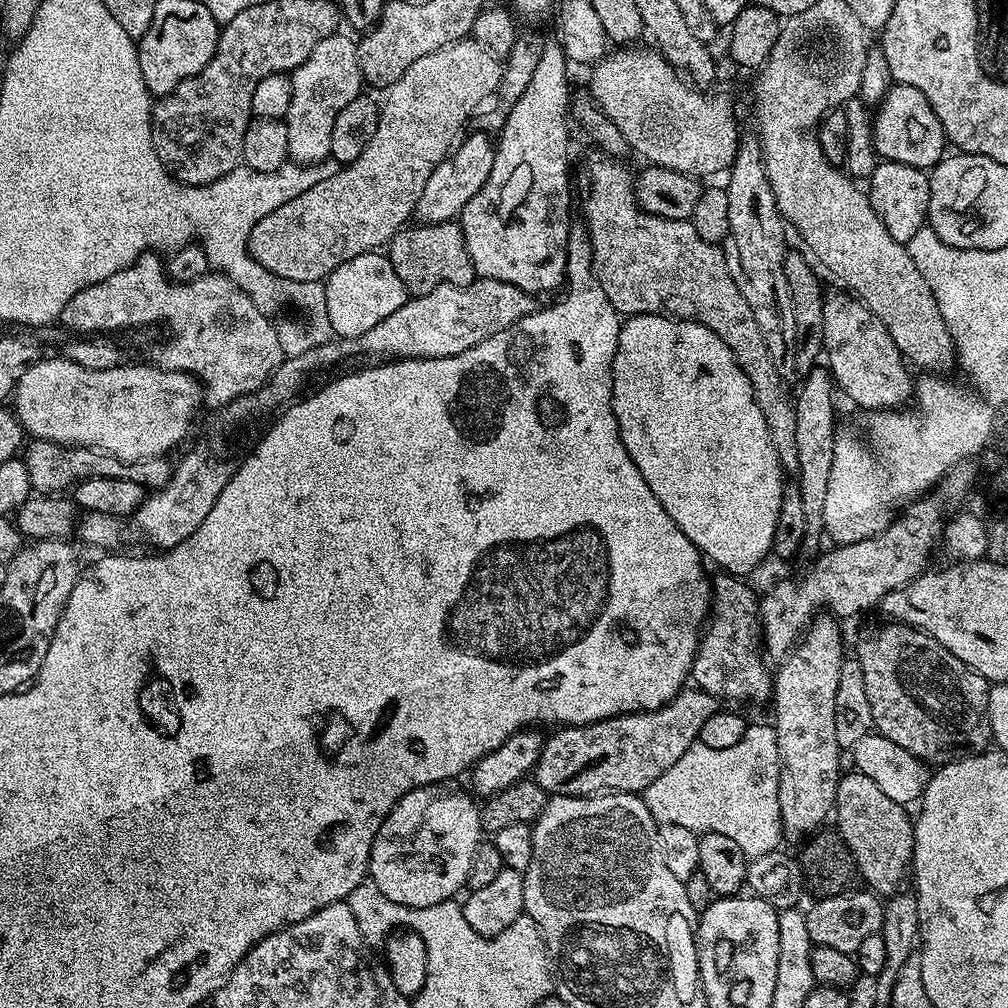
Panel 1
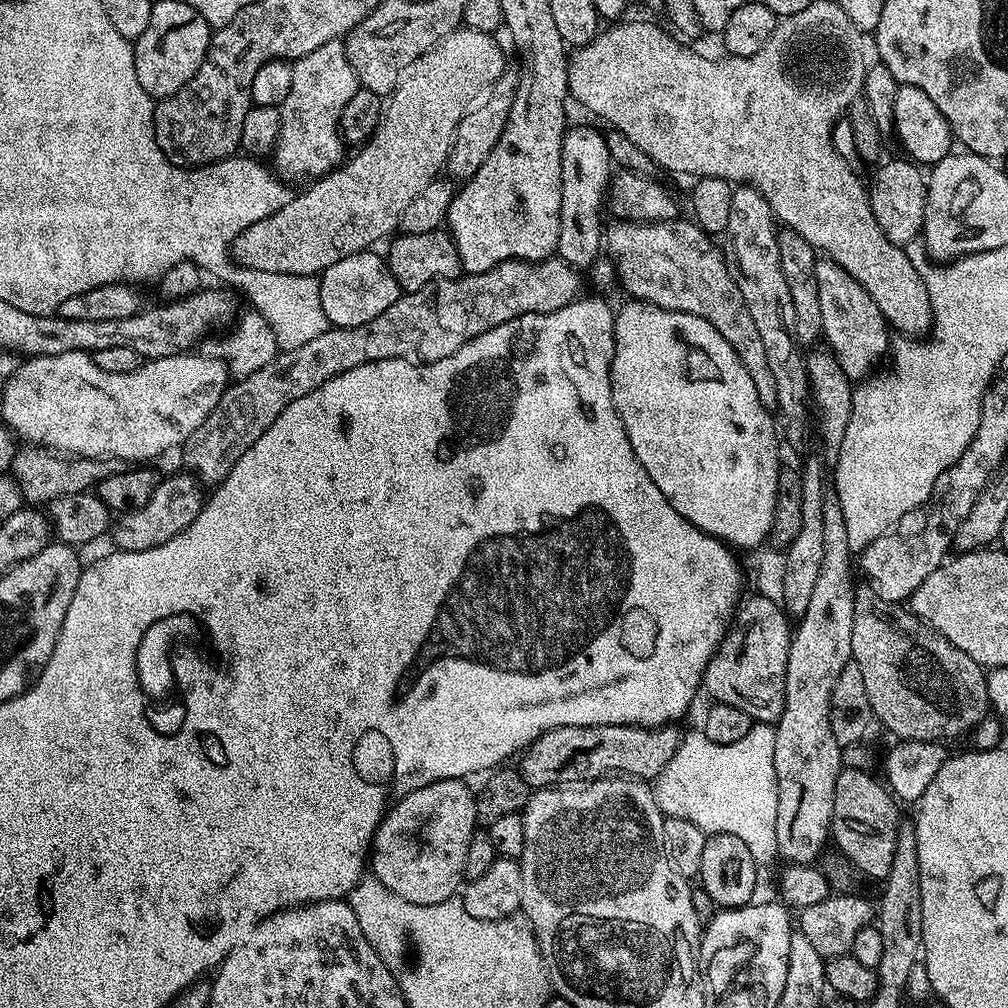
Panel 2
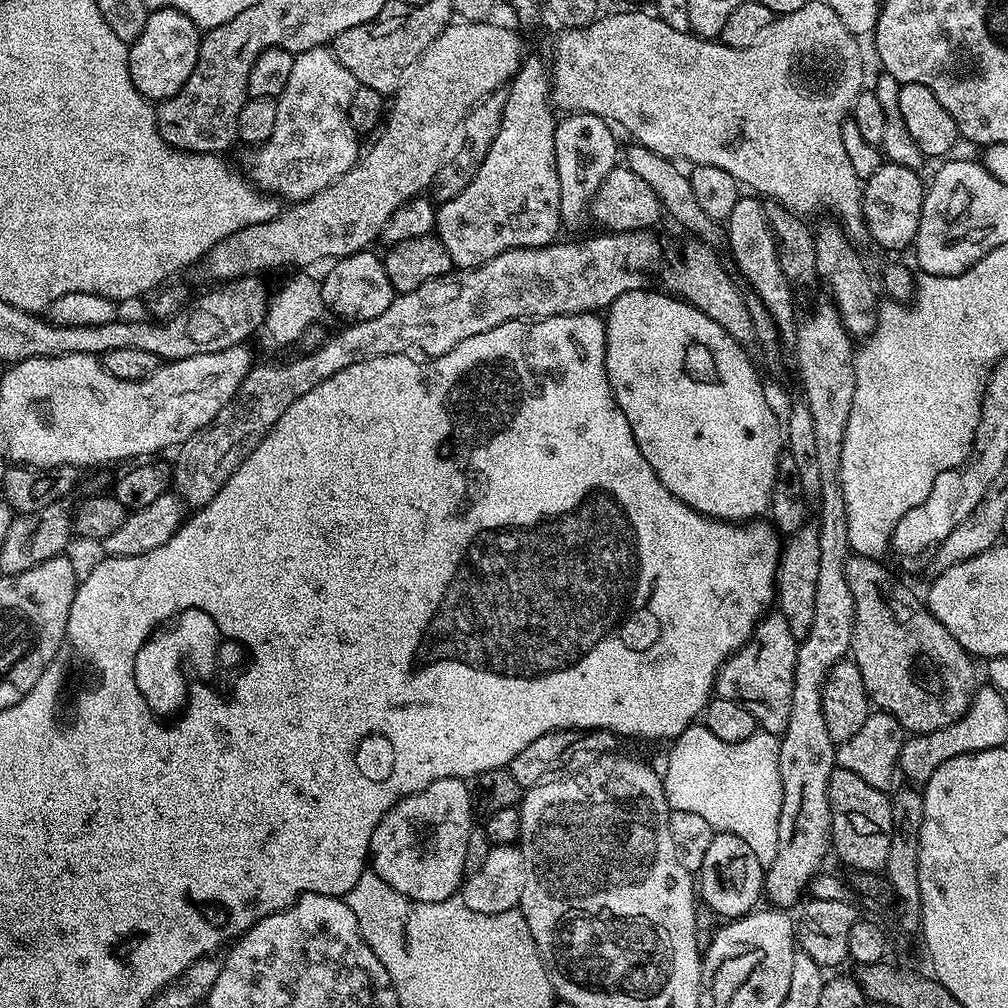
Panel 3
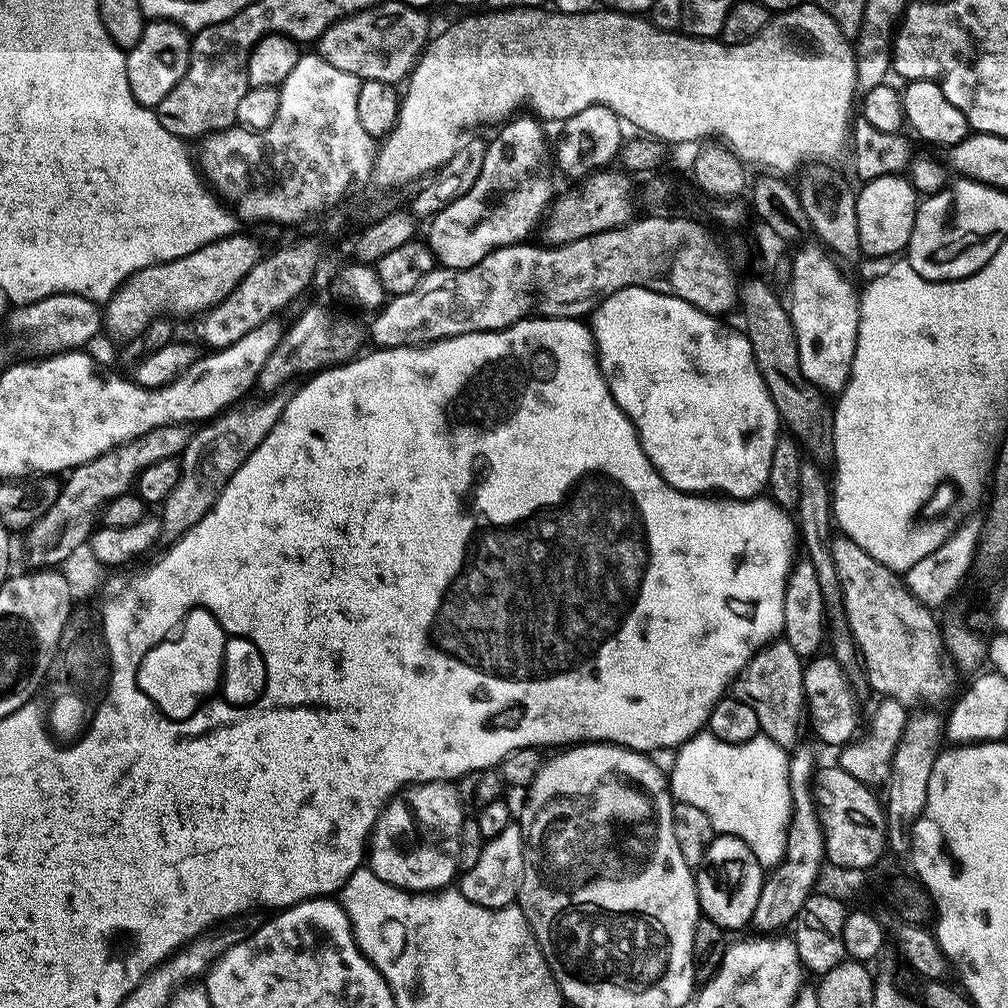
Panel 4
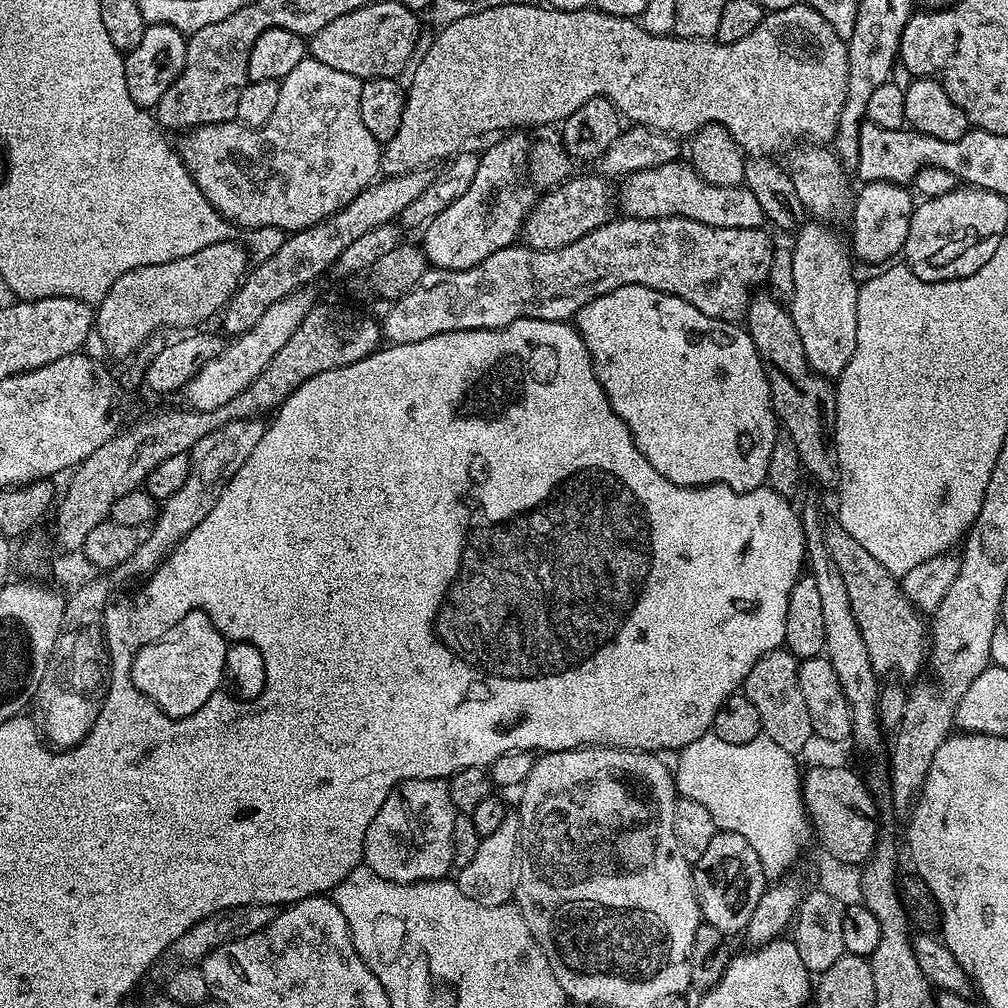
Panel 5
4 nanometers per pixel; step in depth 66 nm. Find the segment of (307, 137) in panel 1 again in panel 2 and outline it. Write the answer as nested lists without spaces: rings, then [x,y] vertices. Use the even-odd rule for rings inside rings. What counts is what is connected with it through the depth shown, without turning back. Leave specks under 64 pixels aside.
[[[340,40],[326,42],[292,64],[294,82],[286,102],[280,104],[282,130],[274,153],[274,172],[284,180],[311,182],[328,175],[345,159],[346,145],[340,136],[342,110],[354,98],[358,81]]]

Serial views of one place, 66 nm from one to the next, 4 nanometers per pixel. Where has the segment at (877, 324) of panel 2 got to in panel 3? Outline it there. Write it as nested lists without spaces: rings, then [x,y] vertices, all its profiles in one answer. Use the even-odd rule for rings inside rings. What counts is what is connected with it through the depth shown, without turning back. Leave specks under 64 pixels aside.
[[[824,224],[816,232],[816,275],[819,283],[828,287],[831,303],[840,312],[840,320],[849,336],[867,338],[876,325],[878,299],[876,288],[856,253],[857,245],[844,235],[839,227]]]

